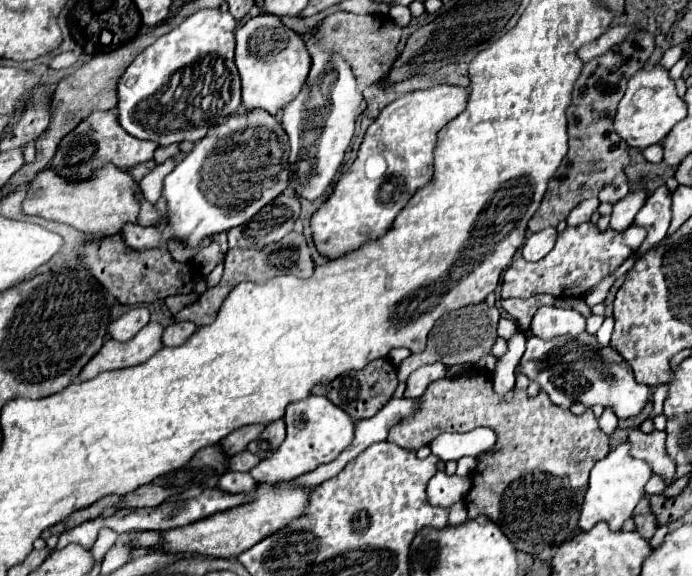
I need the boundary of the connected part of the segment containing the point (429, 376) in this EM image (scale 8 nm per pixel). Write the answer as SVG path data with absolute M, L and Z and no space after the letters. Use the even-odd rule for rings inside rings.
M434 363L434 365L424 365L420 369L416 369L414 373L410 373L408 377L408 387L404 391L406 399L418 399L424 395L424 391L428 389L428 385L436 379L446 377L448 367L444 363Z

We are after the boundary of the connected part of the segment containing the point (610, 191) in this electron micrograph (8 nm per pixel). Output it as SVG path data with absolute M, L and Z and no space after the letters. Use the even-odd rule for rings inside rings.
M618 173L608 185L602 187L602 191L598 193L598 199L600 201L610 201L610 203L616 203L618 199L622 199L622 195L626 195L630 191L630 185L628 185L628 177L626 173Z

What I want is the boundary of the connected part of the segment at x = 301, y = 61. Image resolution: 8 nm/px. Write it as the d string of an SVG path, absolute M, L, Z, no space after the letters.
M258 15L236 31L236 65L242 77L242 105L246 111L262 107L276 115L302 89L312 59L304 39L284 27L274 15Z

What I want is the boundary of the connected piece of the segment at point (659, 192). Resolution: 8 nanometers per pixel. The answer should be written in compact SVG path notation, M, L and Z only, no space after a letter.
M660 185L654 189L654 193L648 197L646 205L638 211L634 223L642 225L648 231L648 237L644 239L642 247L638 249L636 259L648 251L652 245L662 241L668 233L672 220L672 195L666 185Z

